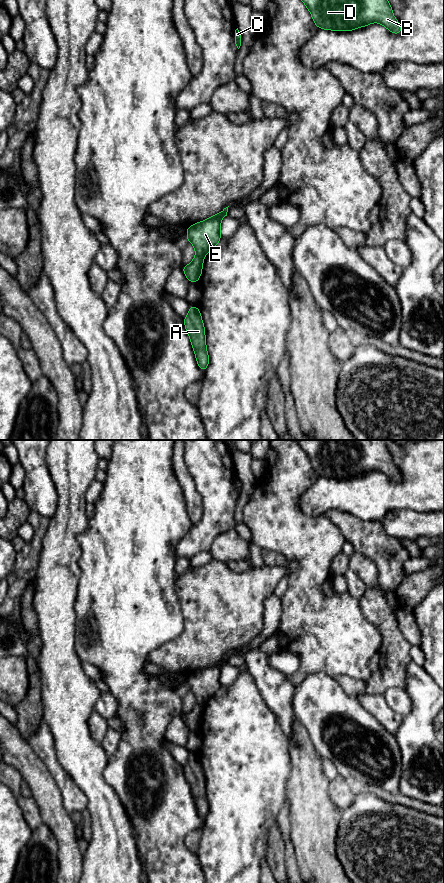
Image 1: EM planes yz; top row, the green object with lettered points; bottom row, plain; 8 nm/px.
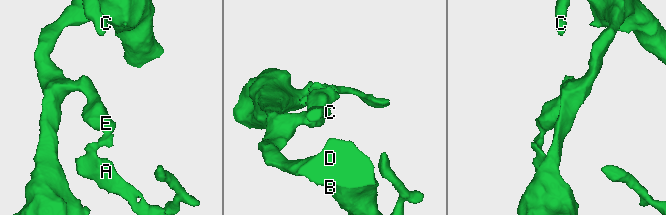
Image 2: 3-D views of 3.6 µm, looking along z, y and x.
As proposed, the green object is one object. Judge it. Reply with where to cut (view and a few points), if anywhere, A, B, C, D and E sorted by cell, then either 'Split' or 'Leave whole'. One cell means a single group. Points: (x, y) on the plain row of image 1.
Split along yz (196, 702), (202, 706). Groups: A / B C D E. Split

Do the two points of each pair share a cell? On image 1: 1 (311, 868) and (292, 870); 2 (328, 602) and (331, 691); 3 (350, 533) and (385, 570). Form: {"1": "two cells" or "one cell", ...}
{"1": "two cells", "2": "two cells", "3": "one cell"}

